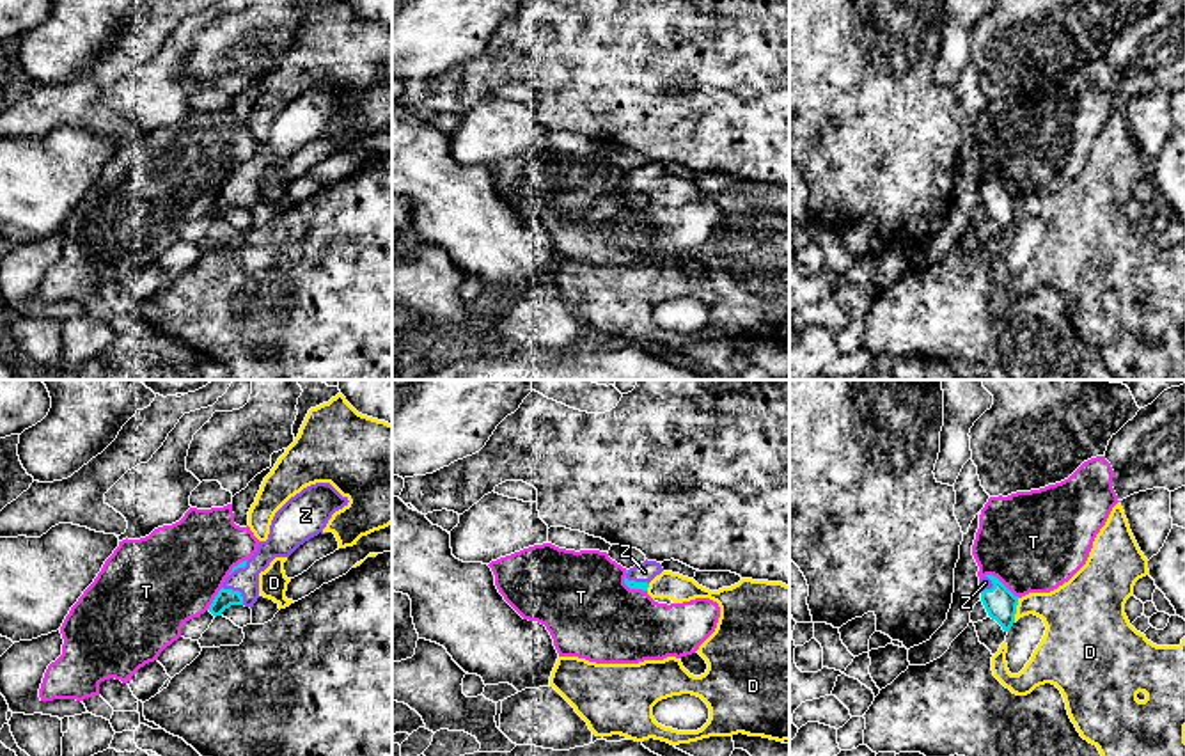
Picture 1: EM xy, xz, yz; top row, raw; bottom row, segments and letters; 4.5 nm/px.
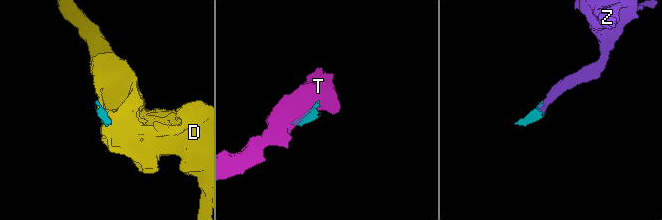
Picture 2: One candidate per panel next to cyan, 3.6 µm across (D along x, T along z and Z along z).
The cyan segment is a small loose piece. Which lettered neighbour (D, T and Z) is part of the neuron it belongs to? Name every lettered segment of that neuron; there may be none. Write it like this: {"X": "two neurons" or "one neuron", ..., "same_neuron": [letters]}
{"D": "two neurons", "T": "two neurons", "Z": "one neuron", "same_neuron": ["Z"]}

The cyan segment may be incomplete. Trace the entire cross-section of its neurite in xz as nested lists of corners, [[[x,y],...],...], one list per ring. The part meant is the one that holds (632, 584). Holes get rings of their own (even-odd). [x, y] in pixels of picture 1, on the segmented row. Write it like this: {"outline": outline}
{"outline": [[[644,561],[633,568],[628,570],[624,577],[624,584],[630,589],[642,589],[647,591],[649,582],[663,571],[662,564],[656,561]]]}

